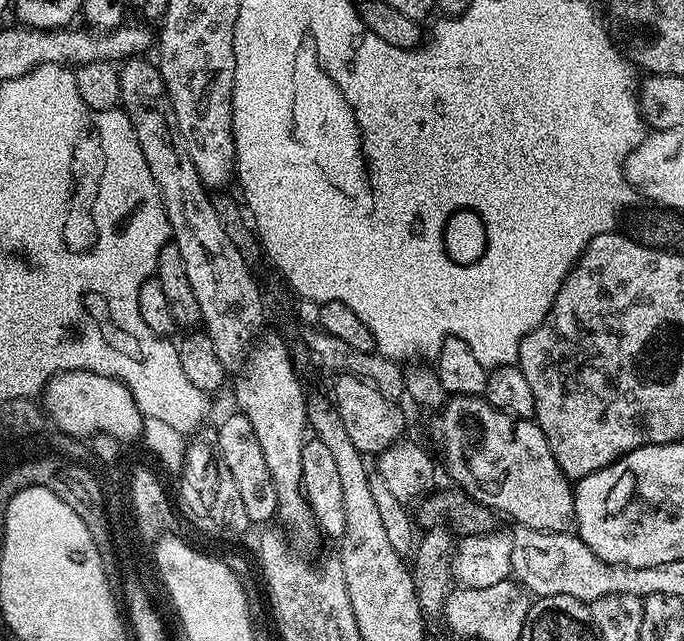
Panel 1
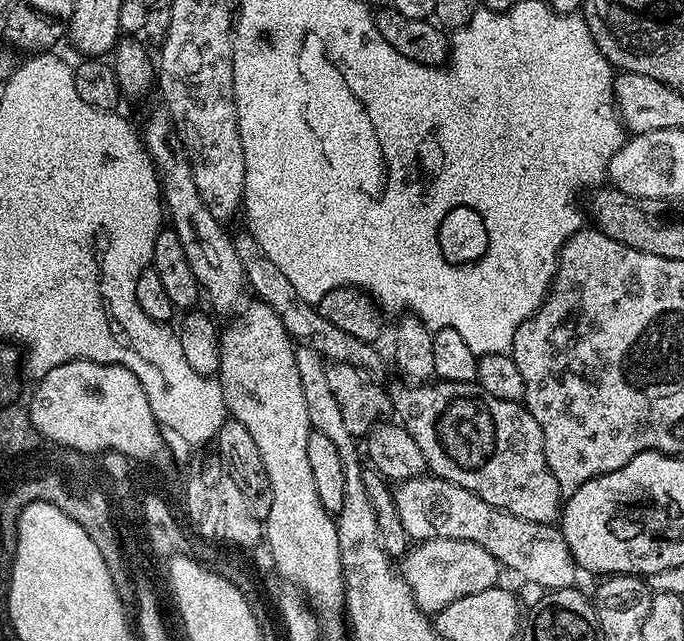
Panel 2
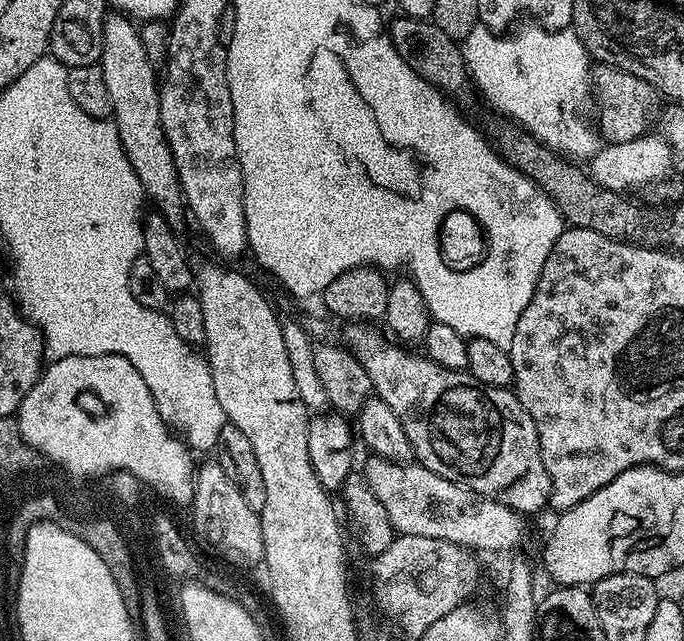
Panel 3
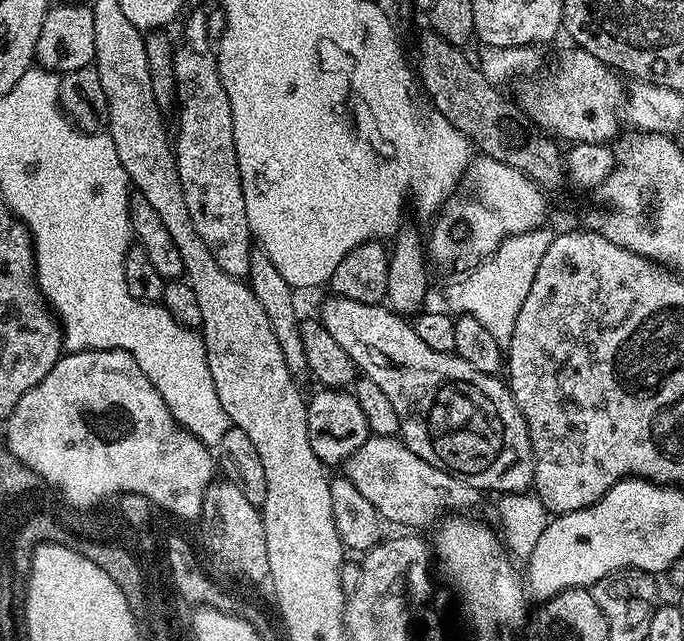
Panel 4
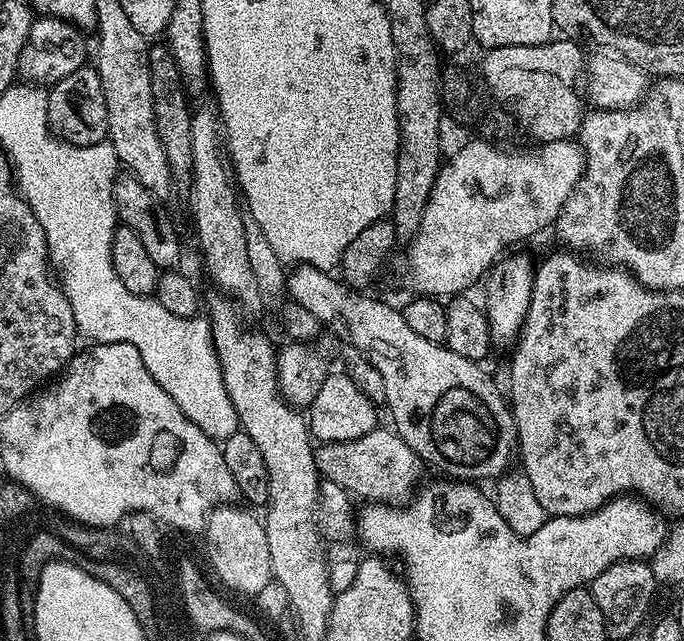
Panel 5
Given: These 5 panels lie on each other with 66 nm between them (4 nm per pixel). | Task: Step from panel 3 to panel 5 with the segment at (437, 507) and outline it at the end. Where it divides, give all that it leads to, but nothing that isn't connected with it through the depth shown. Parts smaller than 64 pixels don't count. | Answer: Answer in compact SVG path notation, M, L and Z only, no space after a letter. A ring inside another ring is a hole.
M377 426L357 440L320 444L314 453L316 468L323 479L338 482L342 490L351 492L353 497L359 499L361 496L364 502L404 506L413 499L421 483L420 457L410 450L410 446L406 446L404 439L391 427Z

